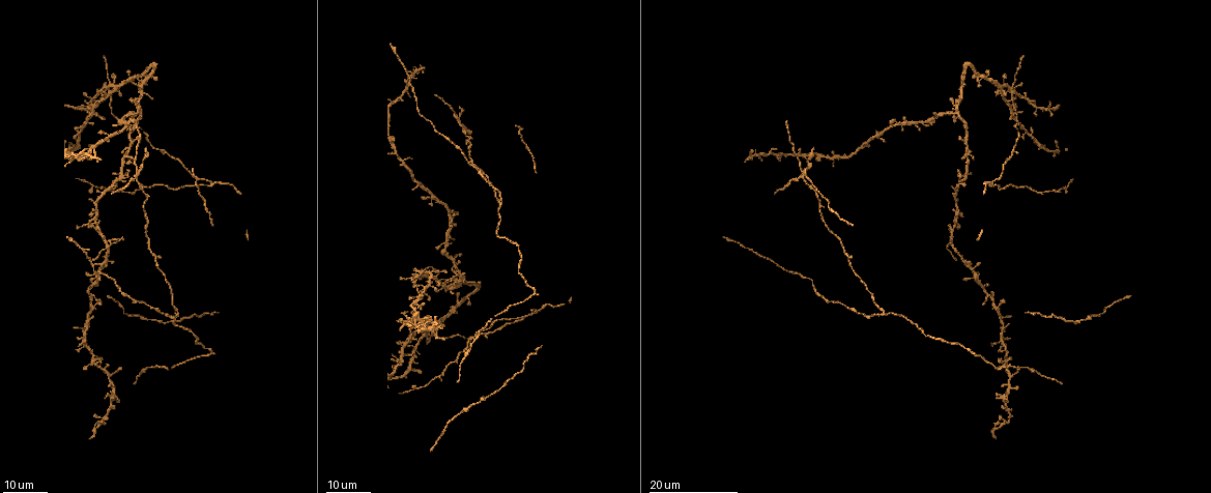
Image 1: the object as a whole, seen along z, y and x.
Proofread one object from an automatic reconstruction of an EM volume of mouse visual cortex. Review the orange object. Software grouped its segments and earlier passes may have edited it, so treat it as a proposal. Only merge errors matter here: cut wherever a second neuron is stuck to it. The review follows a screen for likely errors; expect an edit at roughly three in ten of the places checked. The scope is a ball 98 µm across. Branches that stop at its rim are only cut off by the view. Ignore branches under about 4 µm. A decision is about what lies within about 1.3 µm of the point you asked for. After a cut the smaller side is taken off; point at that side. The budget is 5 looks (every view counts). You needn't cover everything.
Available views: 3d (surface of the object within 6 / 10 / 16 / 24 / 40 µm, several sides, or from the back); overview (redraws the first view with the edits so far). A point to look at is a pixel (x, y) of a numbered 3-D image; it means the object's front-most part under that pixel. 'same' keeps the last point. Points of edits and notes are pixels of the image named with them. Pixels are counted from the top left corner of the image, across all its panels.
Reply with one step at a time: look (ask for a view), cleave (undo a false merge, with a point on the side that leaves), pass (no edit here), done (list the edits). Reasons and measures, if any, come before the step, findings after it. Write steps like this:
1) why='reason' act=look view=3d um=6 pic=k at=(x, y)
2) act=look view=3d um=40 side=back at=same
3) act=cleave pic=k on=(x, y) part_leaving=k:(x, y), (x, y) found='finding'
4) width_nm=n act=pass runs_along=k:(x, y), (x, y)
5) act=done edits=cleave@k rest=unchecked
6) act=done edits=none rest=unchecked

why='branch point' act=look view=3d um=16 pic=1 at=(881, 312)

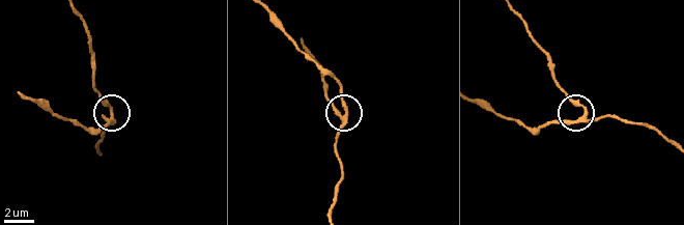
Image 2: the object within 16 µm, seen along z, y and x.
act=look view=3d um=6 pic=2 at=(111, 116)

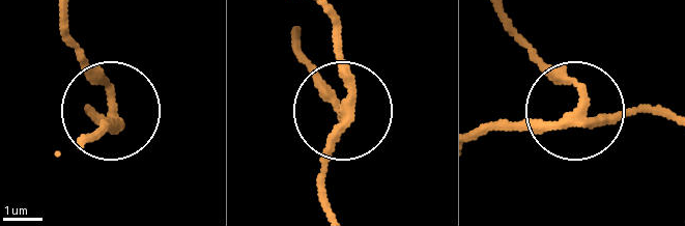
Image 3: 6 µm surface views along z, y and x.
arms=3 act=pass runs_along=3:(666, 113), (636, 107), (481, 126) found='all the same neuron'

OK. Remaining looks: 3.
why='small branch off a trunk' act=look view=3d um=24 pic=1 at=(1055, 151)

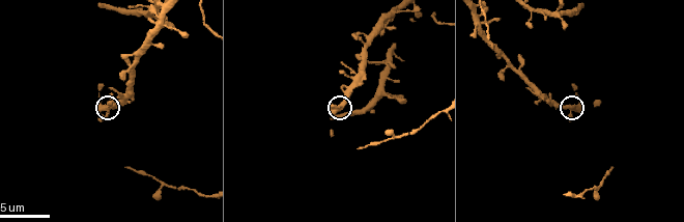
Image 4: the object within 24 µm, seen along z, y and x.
why='zoom in' act=look view=3d um=6 pic=4 at=(574, 108)

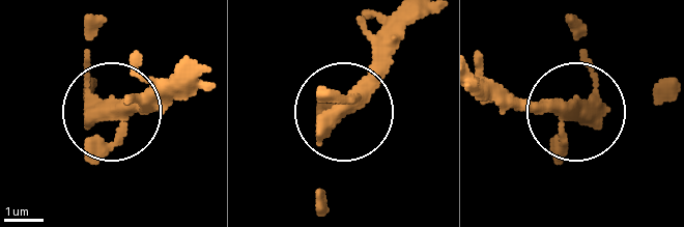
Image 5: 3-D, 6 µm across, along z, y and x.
arms=3 act=pass found='continuous, no second neuron'

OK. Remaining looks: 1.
act=done edits=none rest=unchecked

